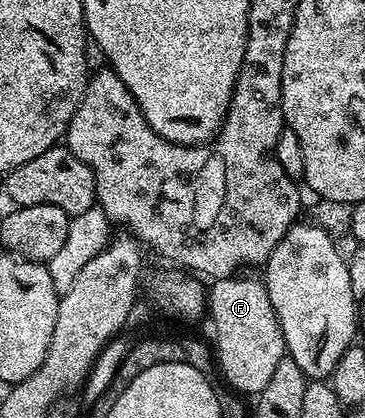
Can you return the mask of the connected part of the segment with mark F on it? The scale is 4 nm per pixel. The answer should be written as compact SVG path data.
M231 276L229 278L220 278L213 283L214 287L208 290L208 318L214 321L214 342L216 347L216 362L222 366L222 374L238 390L250 396L256 396L268 384L268 379L272 377L272 371L276 364L287 357L286 341L282 335L282 329L278 323L276 312L272 308L272 300L268 300L265 281L258 280L253 282L250 278L243 276Z

